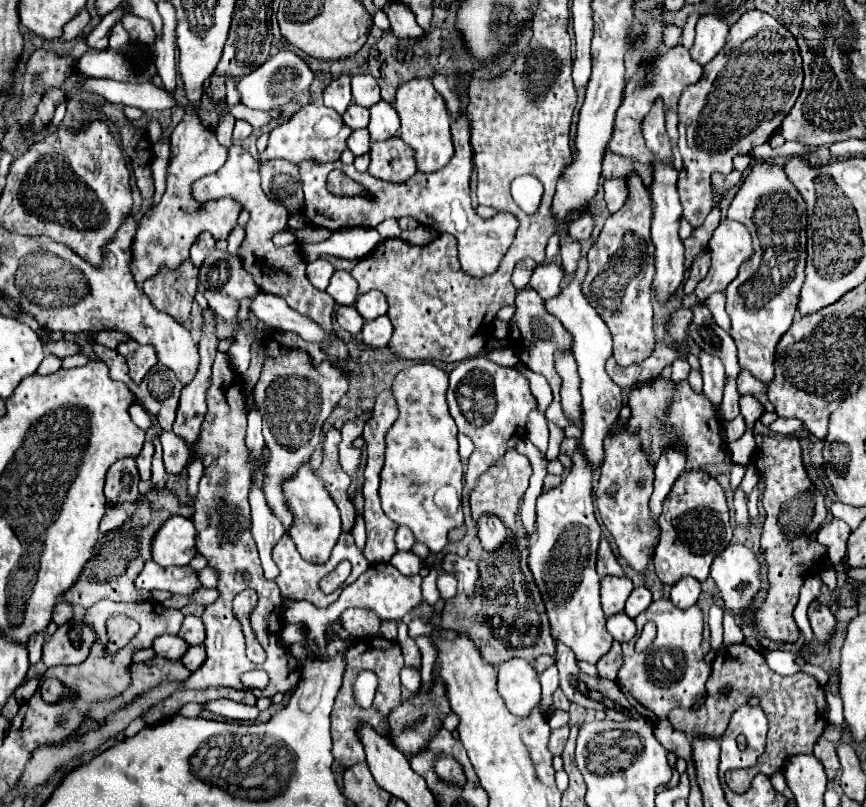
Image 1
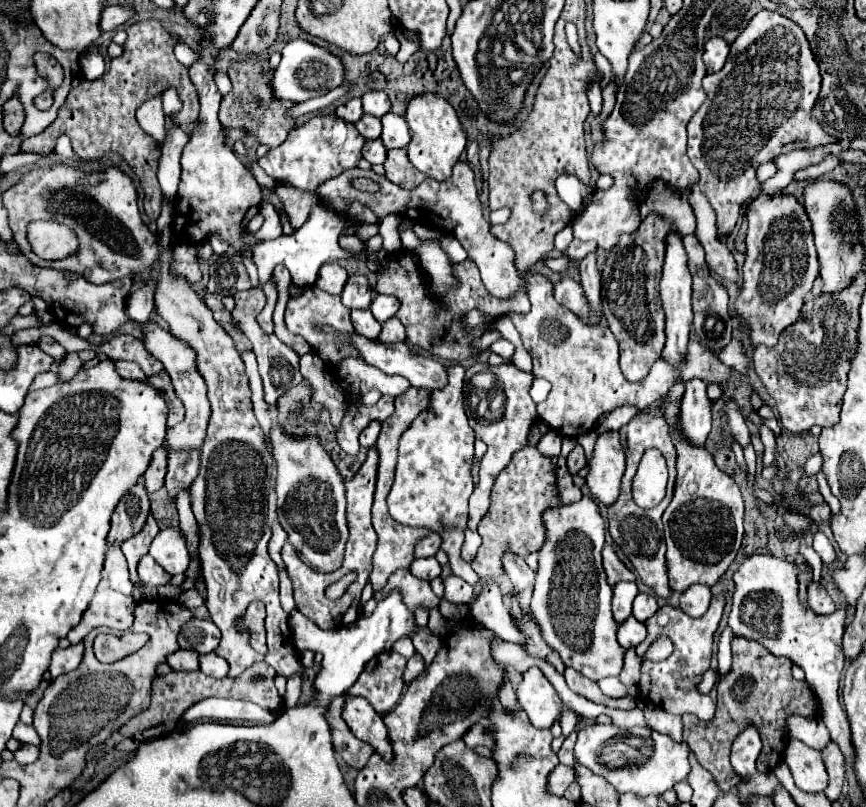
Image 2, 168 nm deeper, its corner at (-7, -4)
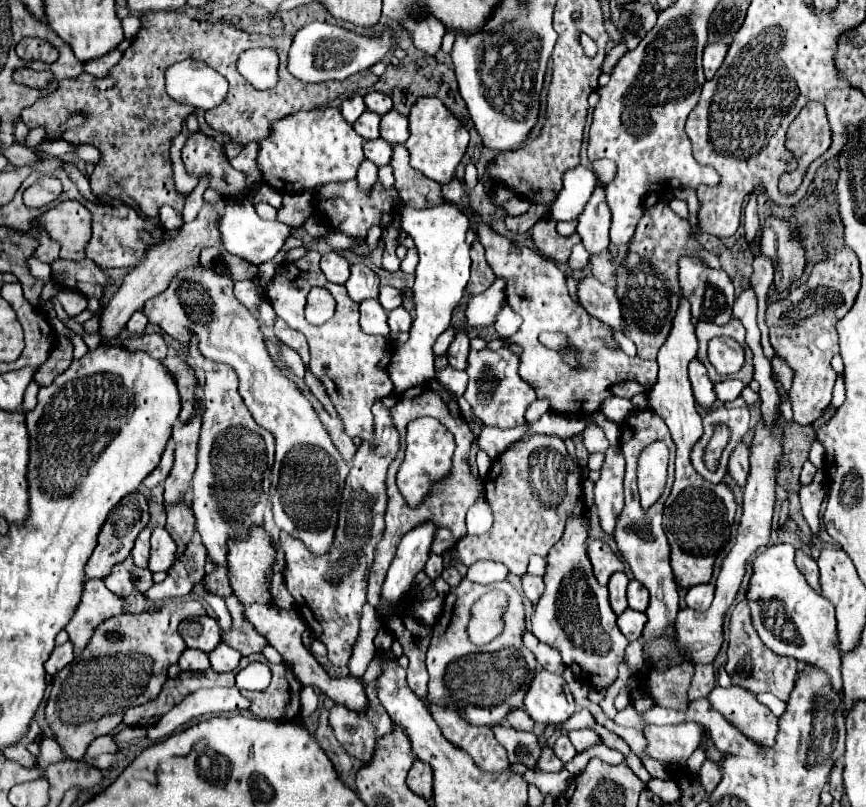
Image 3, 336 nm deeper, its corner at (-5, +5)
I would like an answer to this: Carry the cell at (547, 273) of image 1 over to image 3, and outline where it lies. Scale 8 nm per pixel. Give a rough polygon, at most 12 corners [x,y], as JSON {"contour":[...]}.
{"contour":[[593,275],[579,279],[583,309],[609,325],[625,329],[615,285]]}

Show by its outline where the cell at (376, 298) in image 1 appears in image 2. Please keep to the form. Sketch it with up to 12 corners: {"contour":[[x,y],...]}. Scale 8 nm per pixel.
{"contour":[[375,296],[371,312],[385,322],[399,310],[393,296]]}

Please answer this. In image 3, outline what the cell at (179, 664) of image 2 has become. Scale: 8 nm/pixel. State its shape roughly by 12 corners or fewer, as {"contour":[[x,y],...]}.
{"contour":[[187,649],[179,659],[181,671],[209,669],[207,653]]}

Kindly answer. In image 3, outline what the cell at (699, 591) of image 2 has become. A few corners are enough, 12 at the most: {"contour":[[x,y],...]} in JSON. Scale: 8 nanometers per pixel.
{"contour":[[713,583],[695,585],[685,601],[691,609],[705,611],[713,601]]}

